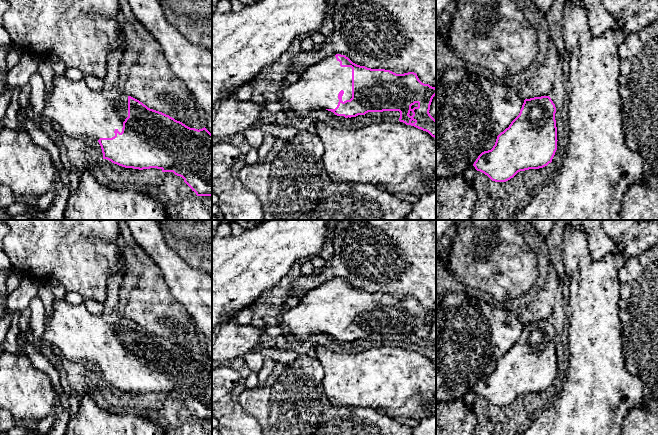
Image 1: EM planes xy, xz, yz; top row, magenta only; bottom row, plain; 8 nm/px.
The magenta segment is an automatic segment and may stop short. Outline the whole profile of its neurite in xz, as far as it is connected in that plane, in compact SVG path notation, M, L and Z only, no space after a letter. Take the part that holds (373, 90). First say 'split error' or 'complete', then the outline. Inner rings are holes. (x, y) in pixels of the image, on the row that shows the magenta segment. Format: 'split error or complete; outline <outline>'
split error; outline M341 54L325 57L310 65L300 79L280 92L285 105L297 119L326 109L342 118L365 115L368 112L399 111L399 121L428 132L436 138L436 120L430 115L430 105L436 88L422 83L417 74L396 74L385 69L371 69L353 63Z

